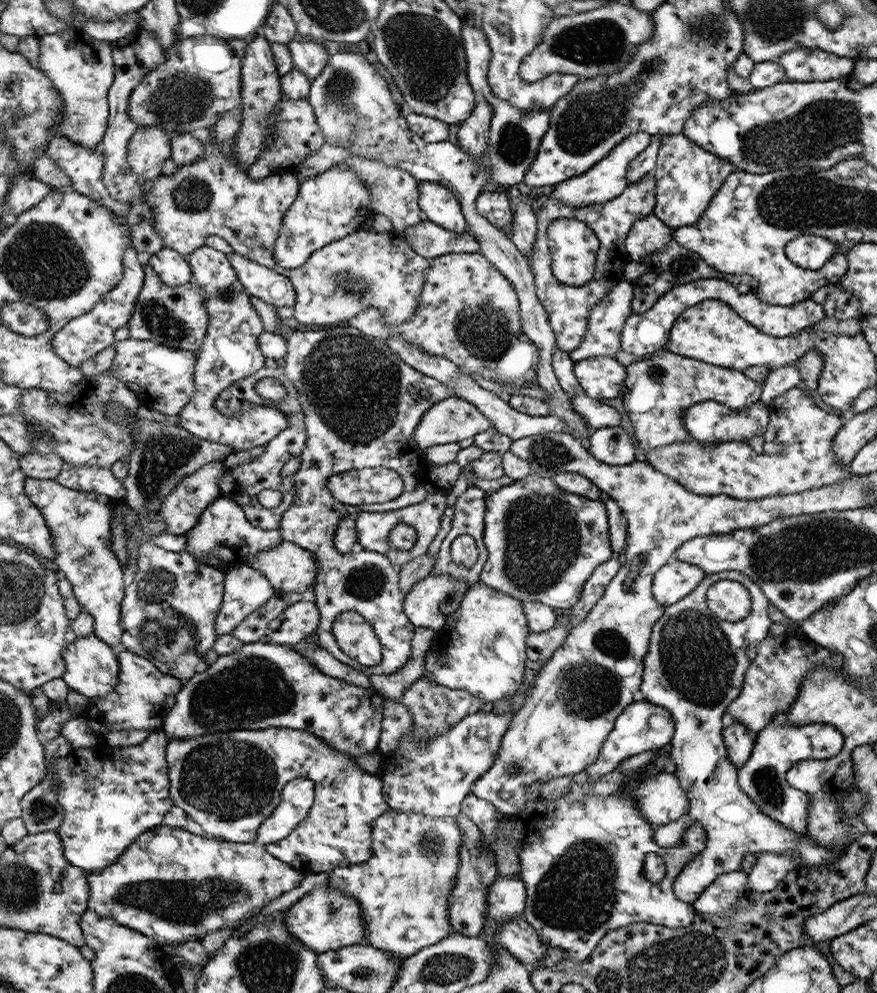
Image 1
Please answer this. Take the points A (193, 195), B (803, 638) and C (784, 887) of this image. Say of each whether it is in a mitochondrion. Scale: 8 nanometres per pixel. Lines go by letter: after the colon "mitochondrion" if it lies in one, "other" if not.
A: mitochondrion
B: other
C: other

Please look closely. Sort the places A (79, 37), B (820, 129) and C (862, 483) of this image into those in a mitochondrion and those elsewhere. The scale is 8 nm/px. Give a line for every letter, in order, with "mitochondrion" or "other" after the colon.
A: other
B: mitochondrion
C: other

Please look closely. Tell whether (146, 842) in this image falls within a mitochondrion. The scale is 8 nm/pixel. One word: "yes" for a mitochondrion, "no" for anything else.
no

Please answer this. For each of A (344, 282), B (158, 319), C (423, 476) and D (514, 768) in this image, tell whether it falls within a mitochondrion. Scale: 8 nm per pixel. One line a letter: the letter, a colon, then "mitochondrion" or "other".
A: mitochondrion
B: mitochondrion
C: other
D: mitochondrion

